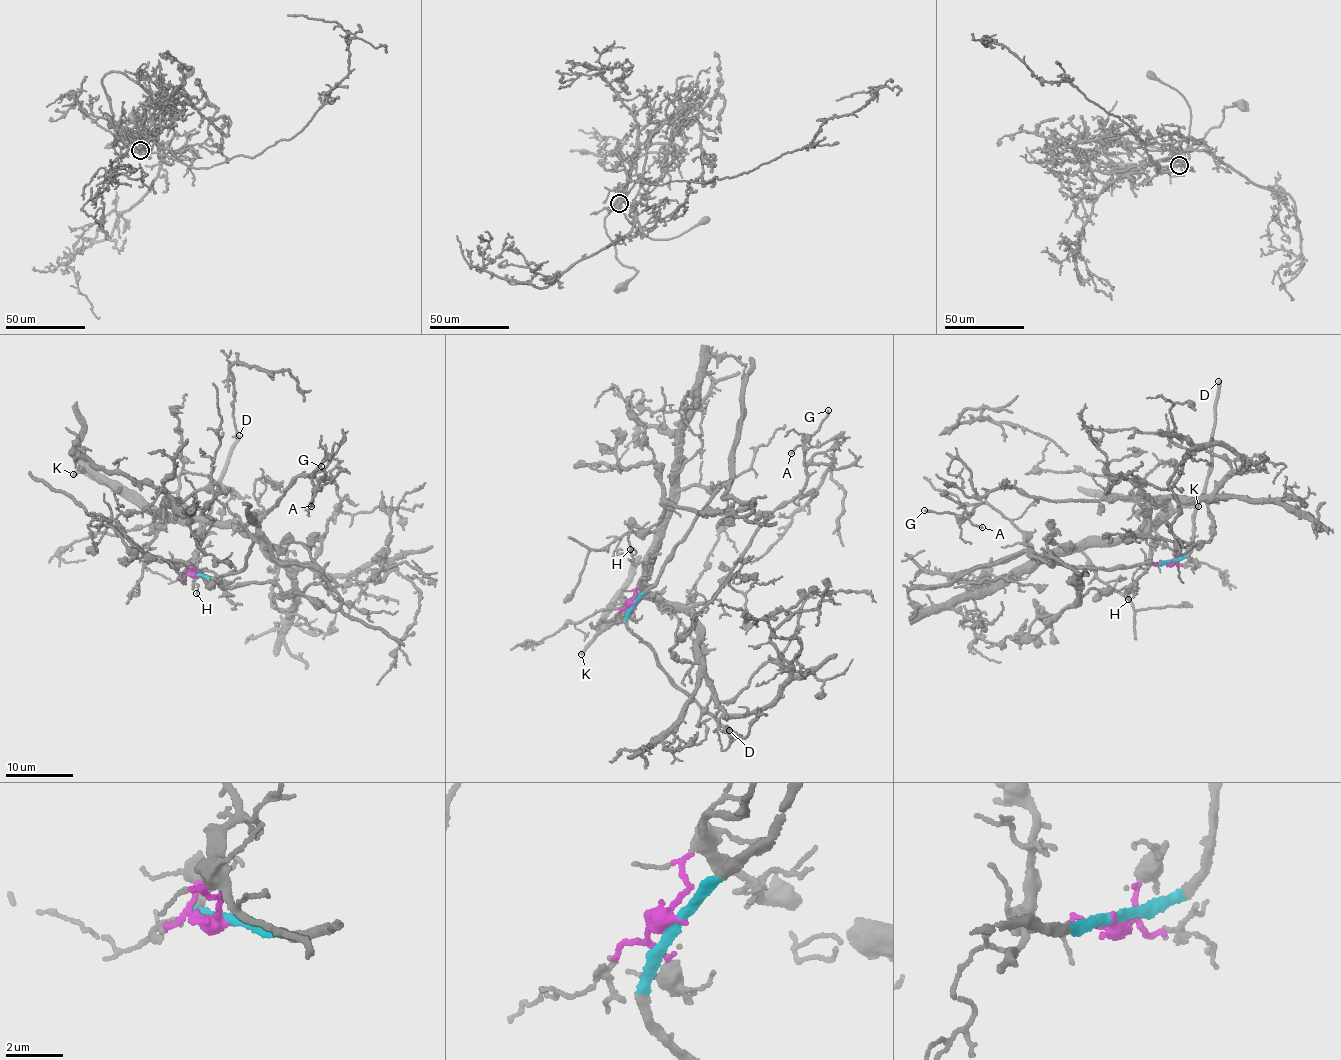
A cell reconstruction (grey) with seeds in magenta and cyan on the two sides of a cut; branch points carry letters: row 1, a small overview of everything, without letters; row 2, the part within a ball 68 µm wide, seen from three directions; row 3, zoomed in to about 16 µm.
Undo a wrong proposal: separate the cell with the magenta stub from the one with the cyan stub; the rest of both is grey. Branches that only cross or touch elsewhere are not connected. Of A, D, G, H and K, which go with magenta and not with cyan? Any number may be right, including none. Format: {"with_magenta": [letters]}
{"with_magenta": ["A", "G", "H", "K"]}

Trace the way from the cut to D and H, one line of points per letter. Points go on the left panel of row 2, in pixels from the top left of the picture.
D: (196, 575), (190, 572), (198, 557), (208, 511), (228, 451), (239, 435)
H: (196, 575), (193, 566), (198, 571), (203, 569), (194, 580), (198, 586), (195, 593)

